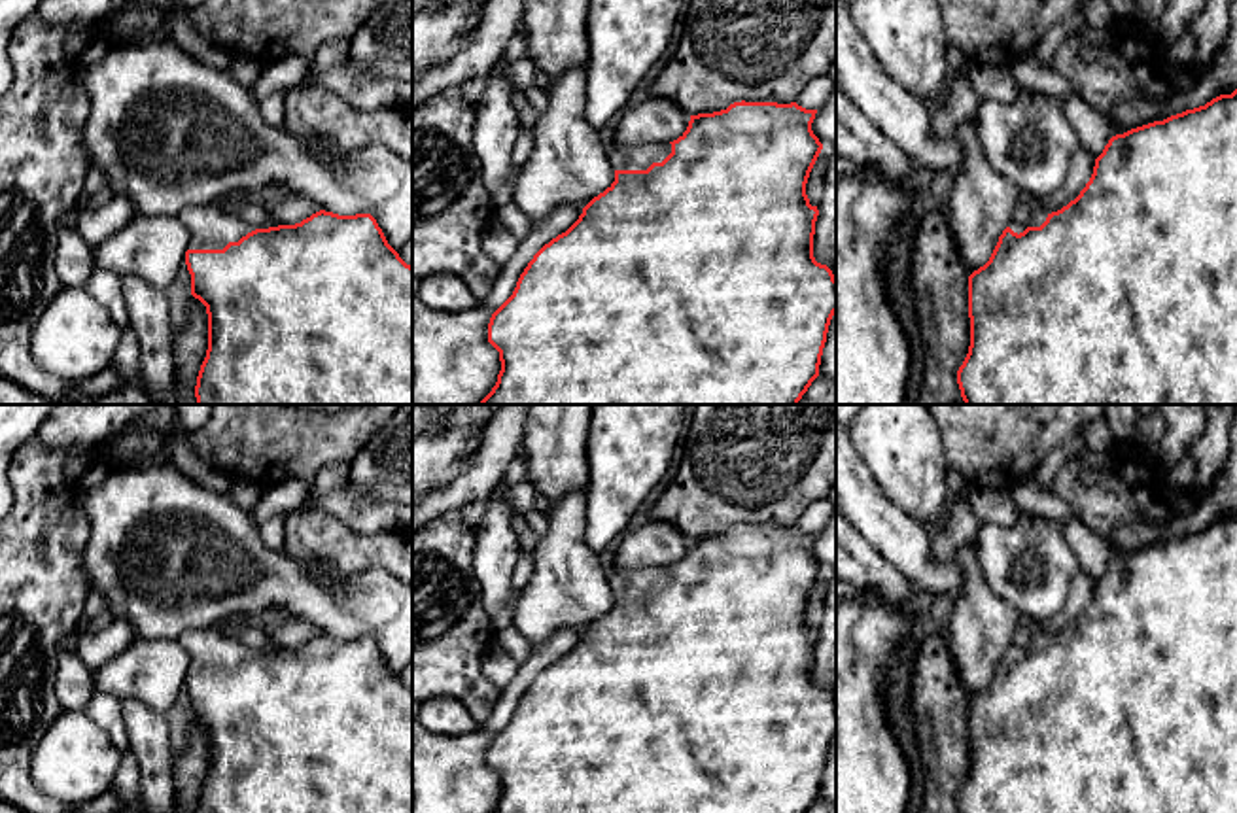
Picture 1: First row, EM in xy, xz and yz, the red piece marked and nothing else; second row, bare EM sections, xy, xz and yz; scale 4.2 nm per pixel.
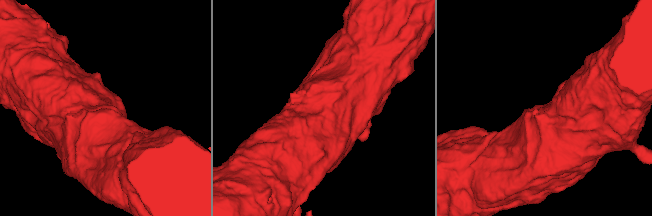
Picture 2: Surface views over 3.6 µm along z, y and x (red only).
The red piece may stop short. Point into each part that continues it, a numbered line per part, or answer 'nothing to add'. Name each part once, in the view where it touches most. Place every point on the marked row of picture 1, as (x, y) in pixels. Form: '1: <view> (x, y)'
1: xy (210, 227)

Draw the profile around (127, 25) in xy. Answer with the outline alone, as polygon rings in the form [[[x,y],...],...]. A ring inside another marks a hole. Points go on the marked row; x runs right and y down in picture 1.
[[[151,8],[119,13],[112,28],[119,38],[119,43],[138,43],[142,30],[155,30],[161,25],[161,13]]]

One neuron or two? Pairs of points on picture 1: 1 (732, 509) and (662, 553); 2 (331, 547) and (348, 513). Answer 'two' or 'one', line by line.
1: two
2: two

